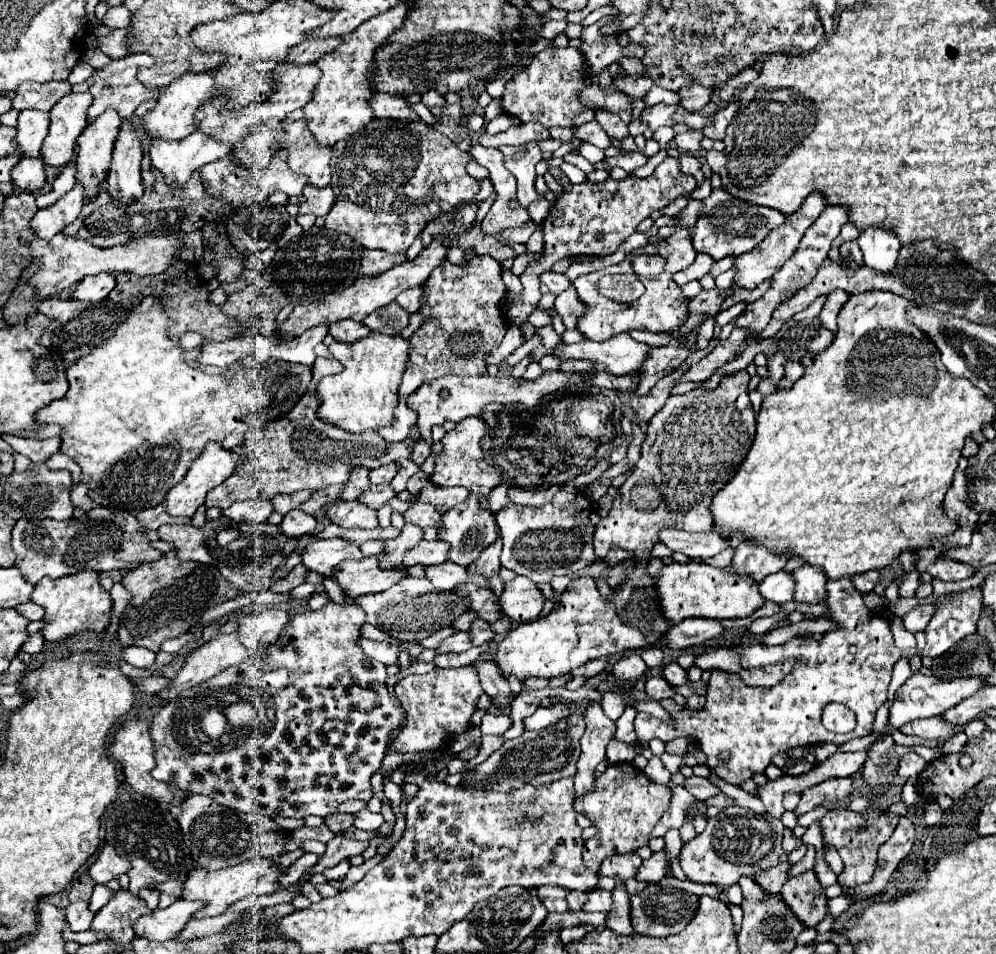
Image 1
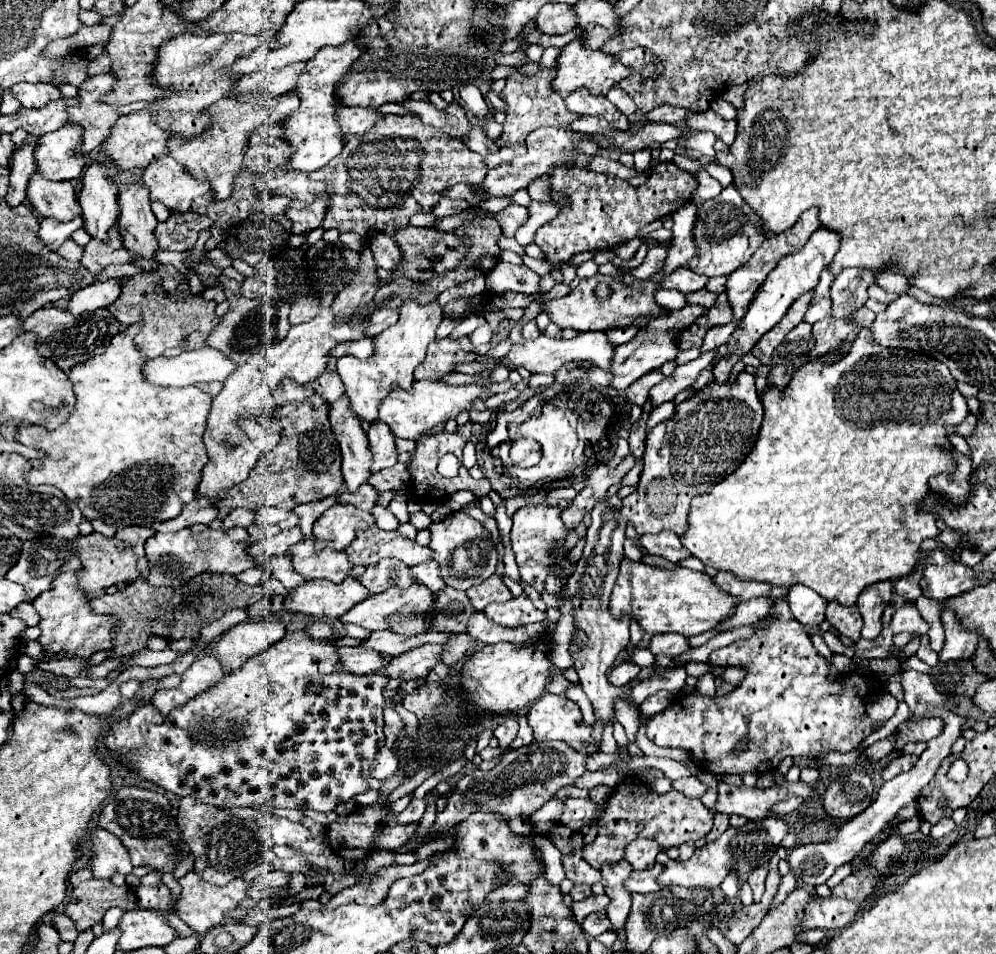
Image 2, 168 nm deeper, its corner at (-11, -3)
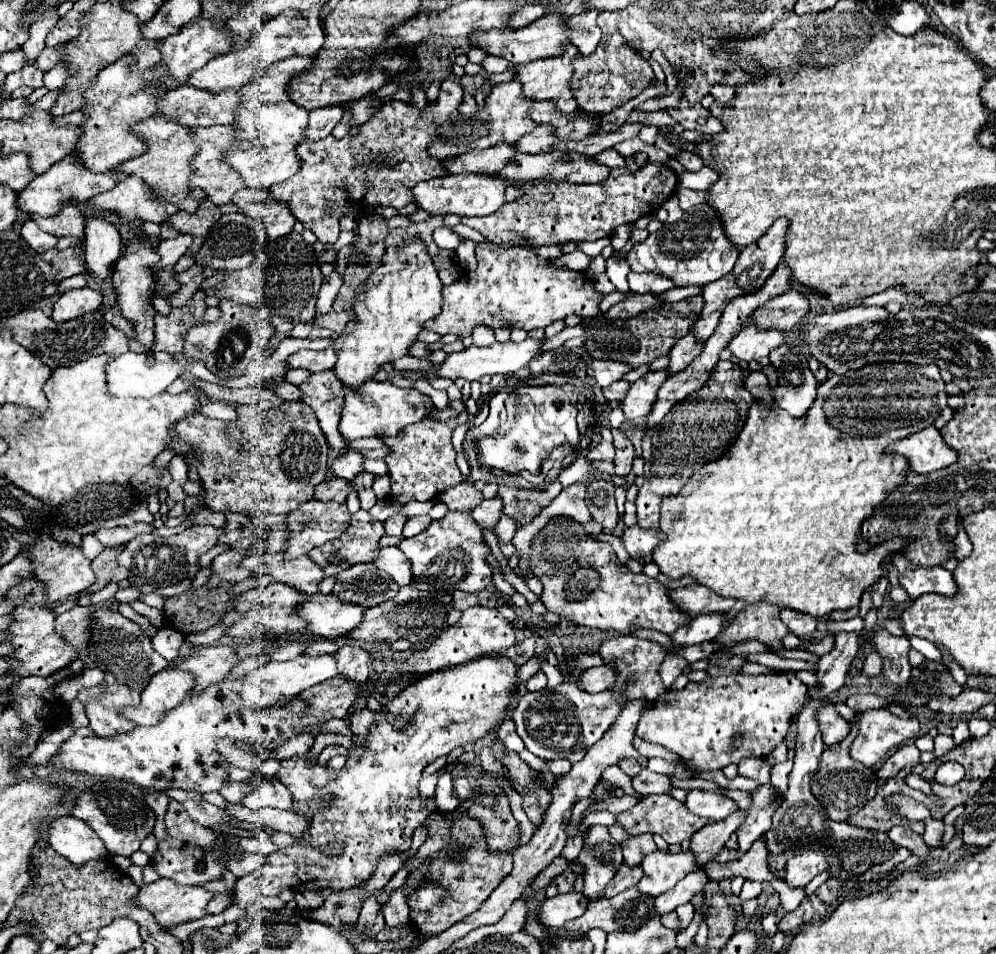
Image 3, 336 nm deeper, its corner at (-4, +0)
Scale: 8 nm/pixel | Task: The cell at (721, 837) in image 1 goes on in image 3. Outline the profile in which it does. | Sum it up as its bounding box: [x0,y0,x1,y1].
[637,851,699,897]

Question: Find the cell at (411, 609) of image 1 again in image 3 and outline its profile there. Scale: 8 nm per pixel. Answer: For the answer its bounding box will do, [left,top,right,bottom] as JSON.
[299,593,365,639]

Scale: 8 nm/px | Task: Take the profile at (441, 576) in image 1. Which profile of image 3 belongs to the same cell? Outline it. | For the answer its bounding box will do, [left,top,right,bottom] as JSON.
[375,547,413,585]

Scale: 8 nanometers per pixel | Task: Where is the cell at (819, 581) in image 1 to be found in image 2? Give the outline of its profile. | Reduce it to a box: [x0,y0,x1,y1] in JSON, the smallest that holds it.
[786,586,828,628]

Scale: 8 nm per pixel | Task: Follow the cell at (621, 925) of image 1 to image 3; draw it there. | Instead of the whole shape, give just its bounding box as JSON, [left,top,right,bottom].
[577,825,623,899]

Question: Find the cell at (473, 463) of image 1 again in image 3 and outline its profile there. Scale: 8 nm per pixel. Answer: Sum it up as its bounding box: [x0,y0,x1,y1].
[385,413,467,505]

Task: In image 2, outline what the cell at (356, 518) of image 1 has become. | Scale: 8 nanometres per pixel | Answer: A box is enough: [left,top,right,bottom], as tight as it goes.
[314,504,374,552]

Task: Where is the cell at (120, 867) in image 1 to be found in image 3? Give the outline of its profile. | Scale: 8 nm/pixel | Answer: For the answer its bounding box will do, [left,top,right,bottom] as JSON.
[49,817,111,865]

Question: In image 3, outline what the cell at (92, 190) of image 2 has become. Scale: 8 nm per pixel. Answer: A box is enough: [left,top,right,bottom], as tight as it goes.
[85,217,121,279]

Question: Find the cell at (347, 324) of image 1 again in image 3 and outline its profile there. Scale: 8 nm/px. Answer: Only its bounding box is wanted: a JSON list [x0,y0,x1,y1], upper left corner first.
[287,347,337,373]

